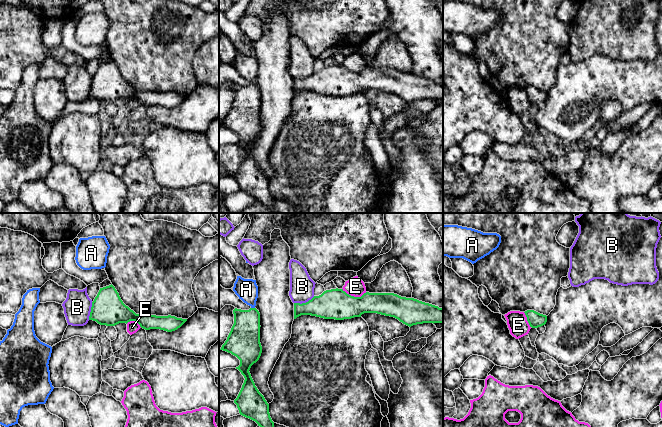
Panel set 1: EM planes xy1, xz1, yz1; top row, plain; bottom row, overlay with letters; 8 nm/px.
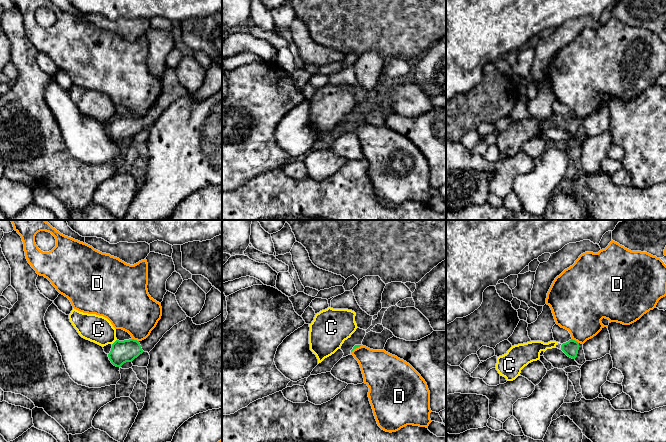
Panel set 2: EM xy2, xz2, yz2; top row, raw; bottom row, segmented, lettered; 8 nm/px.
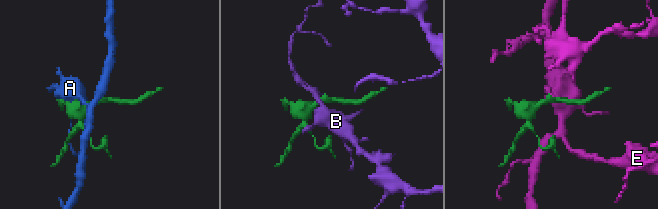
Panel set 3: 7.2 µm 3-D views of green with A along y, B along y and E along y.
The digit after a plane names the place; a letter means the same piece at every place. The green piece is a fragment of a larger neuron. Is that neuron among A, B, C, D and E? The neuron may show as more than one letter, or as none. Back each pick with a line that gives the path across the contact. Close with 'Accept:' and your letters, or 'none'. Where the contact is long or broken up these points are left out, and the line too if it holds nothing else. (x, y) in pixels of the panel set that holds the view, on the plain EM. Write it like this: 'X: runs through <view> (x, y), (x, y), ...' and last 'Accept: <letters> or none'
Accept: none

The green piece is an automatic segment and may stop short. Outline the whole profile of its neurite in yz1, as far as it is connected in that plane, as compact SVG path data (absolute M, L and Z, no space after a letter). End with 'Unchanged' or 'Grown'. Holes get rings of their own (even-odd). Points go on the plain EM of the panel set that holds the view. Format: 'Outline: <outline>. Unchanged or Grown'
Outline: M527 86L524 89L527 93L527 97L528 97L530 103L532 103L532 104L541 103L541 102L545 101L547 98L546 91L540 90L534 86Z. Unchanged

